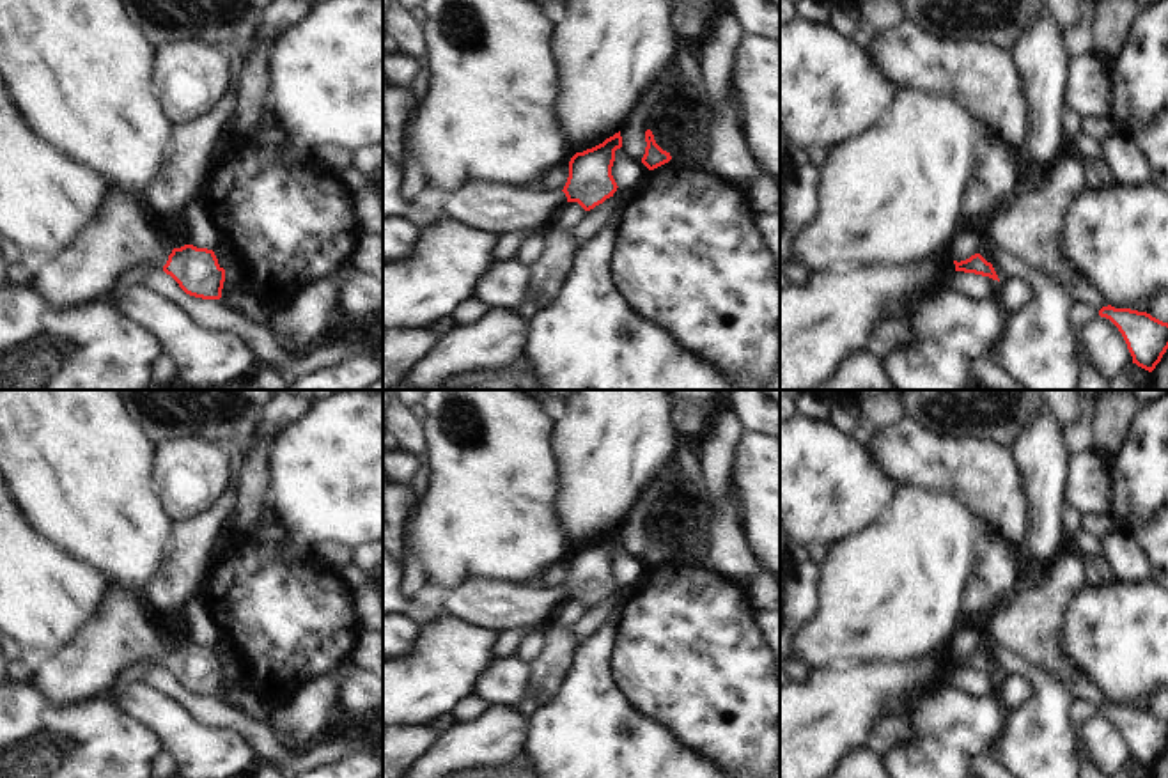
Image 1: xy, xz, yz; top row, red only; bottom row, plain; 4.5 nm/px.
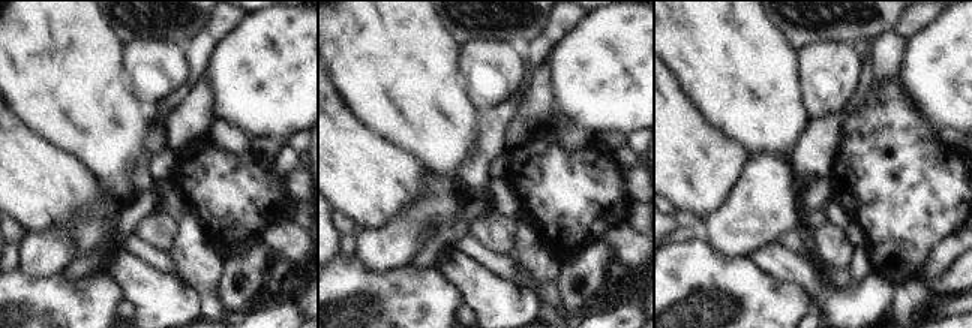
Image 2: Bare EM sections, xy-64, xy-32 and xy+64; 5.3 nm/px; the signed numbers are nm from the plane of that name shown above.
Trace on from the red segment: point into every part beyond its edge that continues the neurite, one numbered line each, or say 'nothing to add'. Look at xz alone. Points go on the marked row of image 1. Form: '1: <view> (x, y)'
1: xz (495, 208)

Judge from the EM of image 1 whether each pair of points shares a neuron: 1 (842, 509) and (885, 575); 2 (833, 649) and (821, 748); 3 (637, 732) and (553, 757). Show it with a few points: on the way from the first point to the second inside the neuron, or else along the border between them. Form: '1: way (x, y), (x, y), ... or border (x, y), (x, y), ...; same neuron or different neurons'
1: border (890, 505), (883, 521), (867, 521), (828, 548); different neurons
2: border (872, 656), (837, 663), (812, 663), (809, 667); different neurons
3: way (615, 754), (612, 757), (575, 757); same neuron

